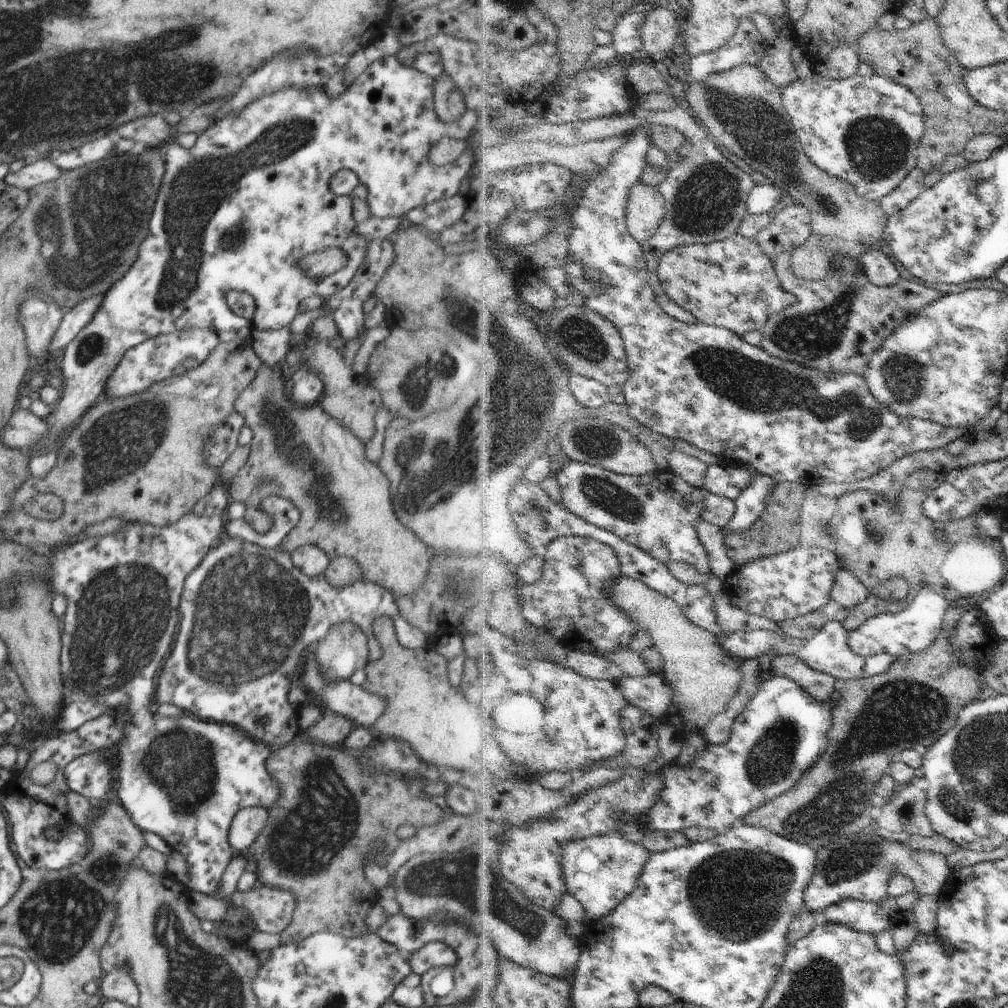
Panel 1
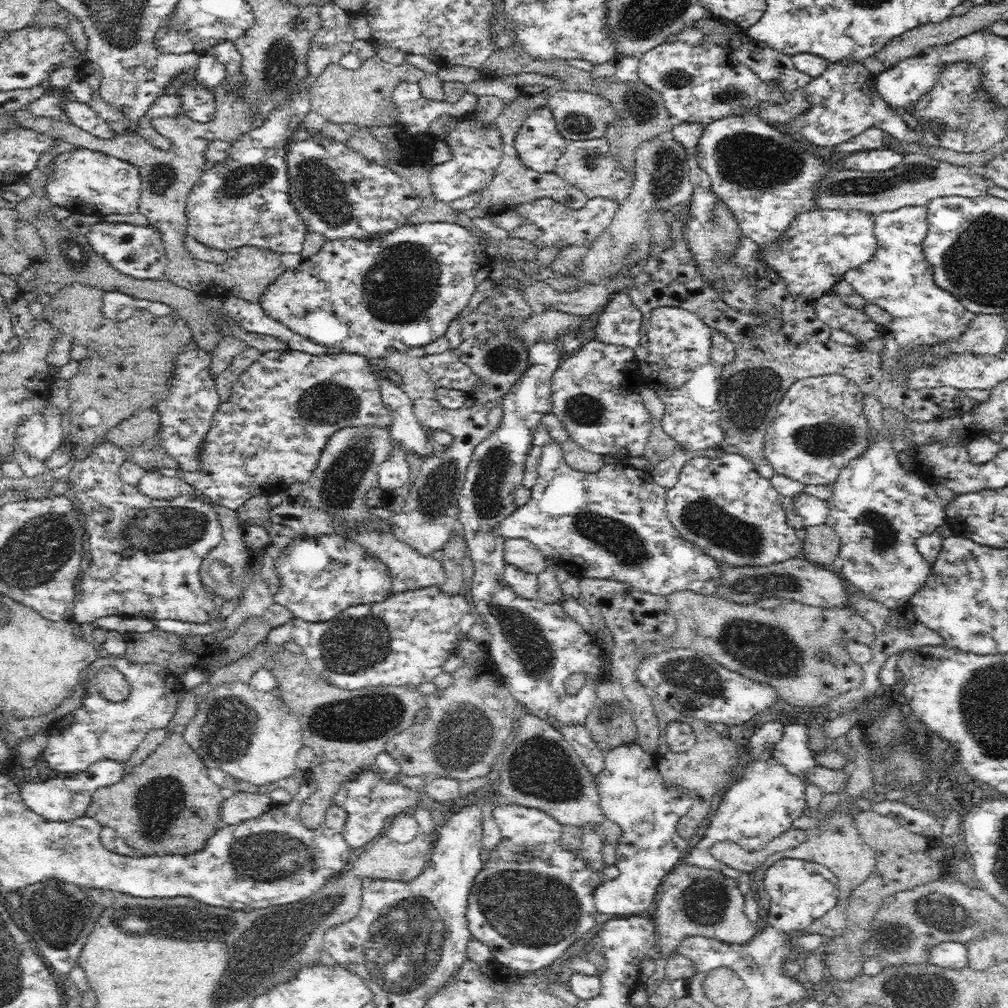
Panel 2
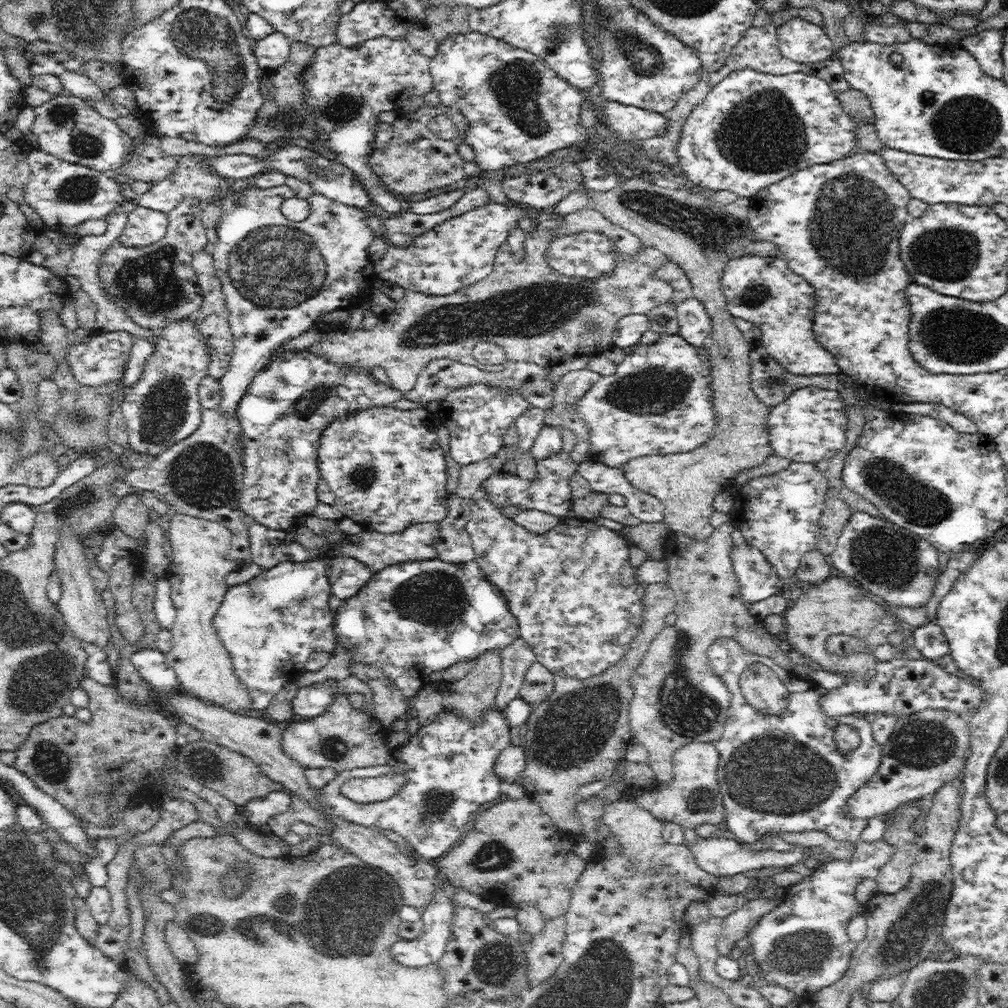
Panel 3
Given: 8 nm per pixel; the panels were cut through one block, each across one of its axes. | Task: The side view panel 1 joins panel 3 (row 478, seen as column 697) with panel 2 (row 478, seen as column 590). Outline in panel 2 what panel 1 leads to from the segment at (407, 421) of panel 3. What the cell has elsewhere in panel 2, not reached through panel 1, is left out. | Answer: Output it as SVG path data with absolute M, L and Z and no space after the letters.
M290 348L281 349L277 351L263 352L248 368L245 370L237 380L233 382L230 398L226 401L222 401L214 420L212 421L211 429L208 431L207 437L203 444L203 464L204 471L199 473L181 473L181 477L185 479L188 484L195 486L196 493L204 496L207 500L212 502L215 506L222 506L224 509L230 509L236 511L236 509L244 504L245 500L257 494L264 494L270 496L276 494L279 491L284 491L293 482L303 481L305 482L312 474L314 466L316 466L316 460L322 452L322 448L326 446L326 440L332 432L336 432L338 428L344 428L344 426L354 426L354 424L375 424L376 426L388 426L391 424L390 411L386 409L384 403L381 400L381 387L379 377L376 373L370 371L370 363L366 357L348 354L344 351L328 352L321 355L311 355L300 351L295 351Z

